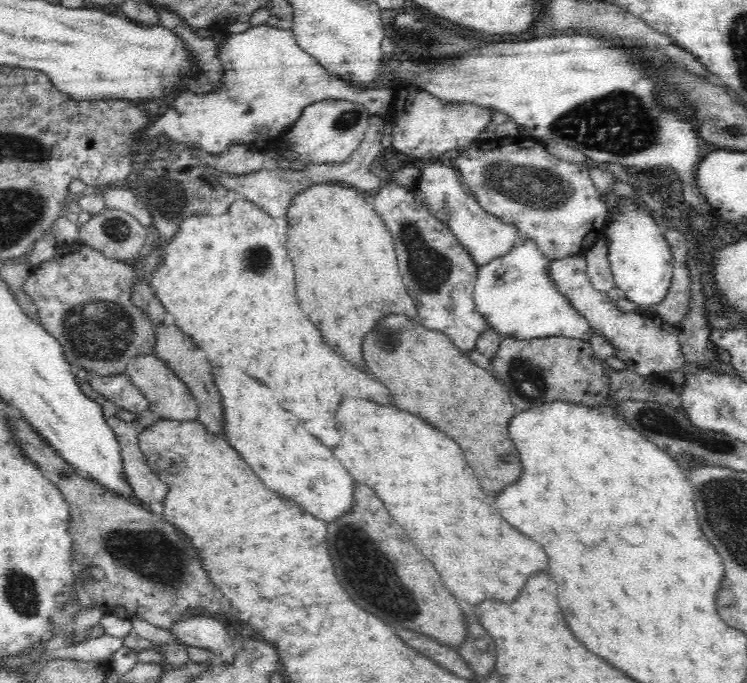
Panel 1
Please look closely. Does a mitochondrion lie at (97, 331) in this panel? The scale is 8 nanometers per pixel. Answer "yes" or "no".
yes

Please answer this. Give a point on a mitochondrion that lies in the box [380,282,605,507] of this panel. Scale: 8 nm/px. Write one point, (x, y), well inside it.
(528, 379)

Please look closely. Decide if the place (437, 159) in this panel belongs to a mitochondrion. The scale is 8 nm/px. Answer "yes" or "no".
no

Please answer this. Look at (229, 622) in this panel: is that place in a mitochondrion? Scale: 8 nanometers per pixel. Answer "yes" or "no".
no

